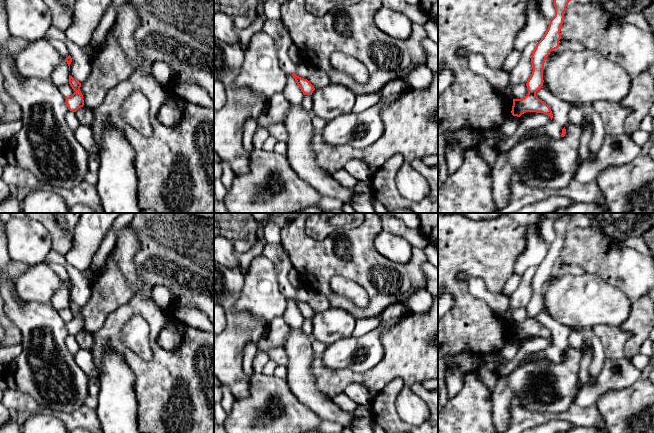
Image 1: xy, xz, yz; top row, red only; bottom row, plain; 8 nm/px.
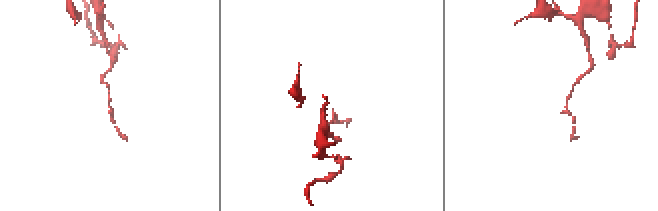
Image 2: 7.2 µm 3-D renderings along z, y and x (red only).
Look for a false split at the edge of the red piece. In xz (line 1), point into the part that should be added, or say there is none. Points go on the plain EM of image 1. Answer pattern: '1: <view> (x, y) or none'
1: none

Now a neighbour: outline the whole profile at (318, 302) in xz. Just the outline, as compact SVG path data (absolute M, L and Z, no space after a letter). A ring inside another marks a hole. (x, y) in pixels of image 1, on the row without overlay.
M302 286L297 288L295 298L301 302L307 303L315 313L330 308L330 302L325 296Z

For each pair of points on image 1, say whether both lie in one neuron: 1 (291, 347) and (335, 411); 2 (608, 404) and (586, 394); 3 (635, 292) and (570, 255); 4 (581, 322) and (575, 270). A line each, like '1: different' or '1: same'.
1: same
2: different
3: same
4: different

